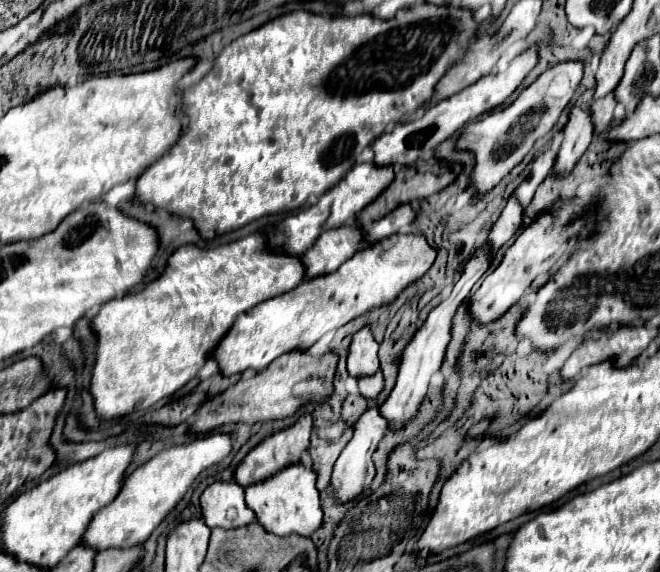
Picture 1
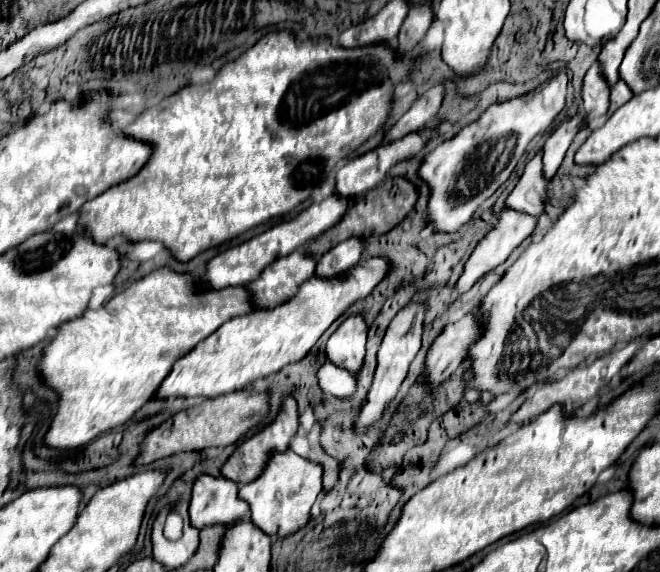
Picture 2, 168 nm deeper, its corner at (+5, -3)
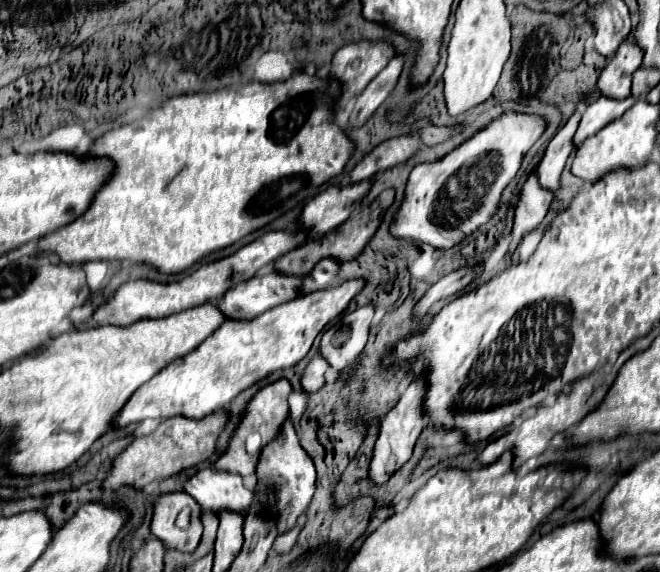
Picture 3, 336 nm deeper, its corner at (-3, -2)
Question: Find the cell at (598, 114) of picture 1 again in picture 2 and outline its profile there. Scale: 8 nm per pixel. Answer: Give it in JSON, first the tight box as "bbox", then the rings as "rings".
{"bbox":[608,78,634,114],"rings":[[[620,78],[620,80],[616,82],[616,86],[612,86],[612,94],[610,94],[610,112],[608,112],[608,114],[612,114],[616,108],[620,108],[624,102],[628,102],[632,96],[634,96],[632,90],[630,90],[628,84]]]}

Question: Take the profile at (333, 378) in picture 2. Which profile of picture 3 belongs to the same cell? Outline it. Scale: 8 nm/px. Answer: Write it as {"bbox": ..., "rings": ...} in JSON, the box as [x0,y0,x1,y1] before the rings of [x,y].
{"bbox":[302,355,330,393],"rings":[[[316,355],[310,361],[310,365],[304,369],[304,373],[302,373],[302,387],[304,387],[304,391],[308,391],[308,393],[320,391],[324,381],[326,381],[324,375],[326,375],[328,369],[330,369],[328,361],[322,355]]]}

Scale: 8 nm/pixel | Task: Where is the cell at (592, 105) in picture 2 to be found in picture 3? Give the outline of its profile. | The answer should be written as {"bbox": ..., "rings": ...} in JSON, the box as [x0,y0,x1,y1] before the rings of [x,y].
{"bbox":[596,41,640,99],"rings":[[[624,41],[614,57],[604,65],[596,87],[602,95],[612,99],[626,99],[630,95],[632,73],[640,67],[640,49],[632,41]]]}

